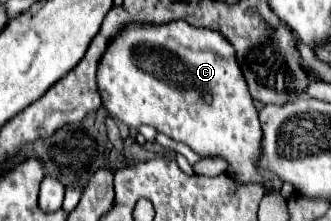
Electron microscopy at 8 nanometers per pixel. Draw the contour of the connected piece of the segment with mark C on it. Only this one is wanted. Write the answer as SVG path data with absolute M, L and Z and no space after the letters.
M184 20L168 22L162 26L152 24L128 24L124 32L112 40L108 46L100 68L98 68L98 88L102 94L102 106L112 118L118 118L130 128L148 124L168 138L190 146L202 158L222 158L228 162L226 174L236 182L236 186L260 184L266 194L274 188L262 174L258 166L260 160L260 120L254 100L248 92L242 70L236 62L234 48L220 32L208 28L196 28Z

